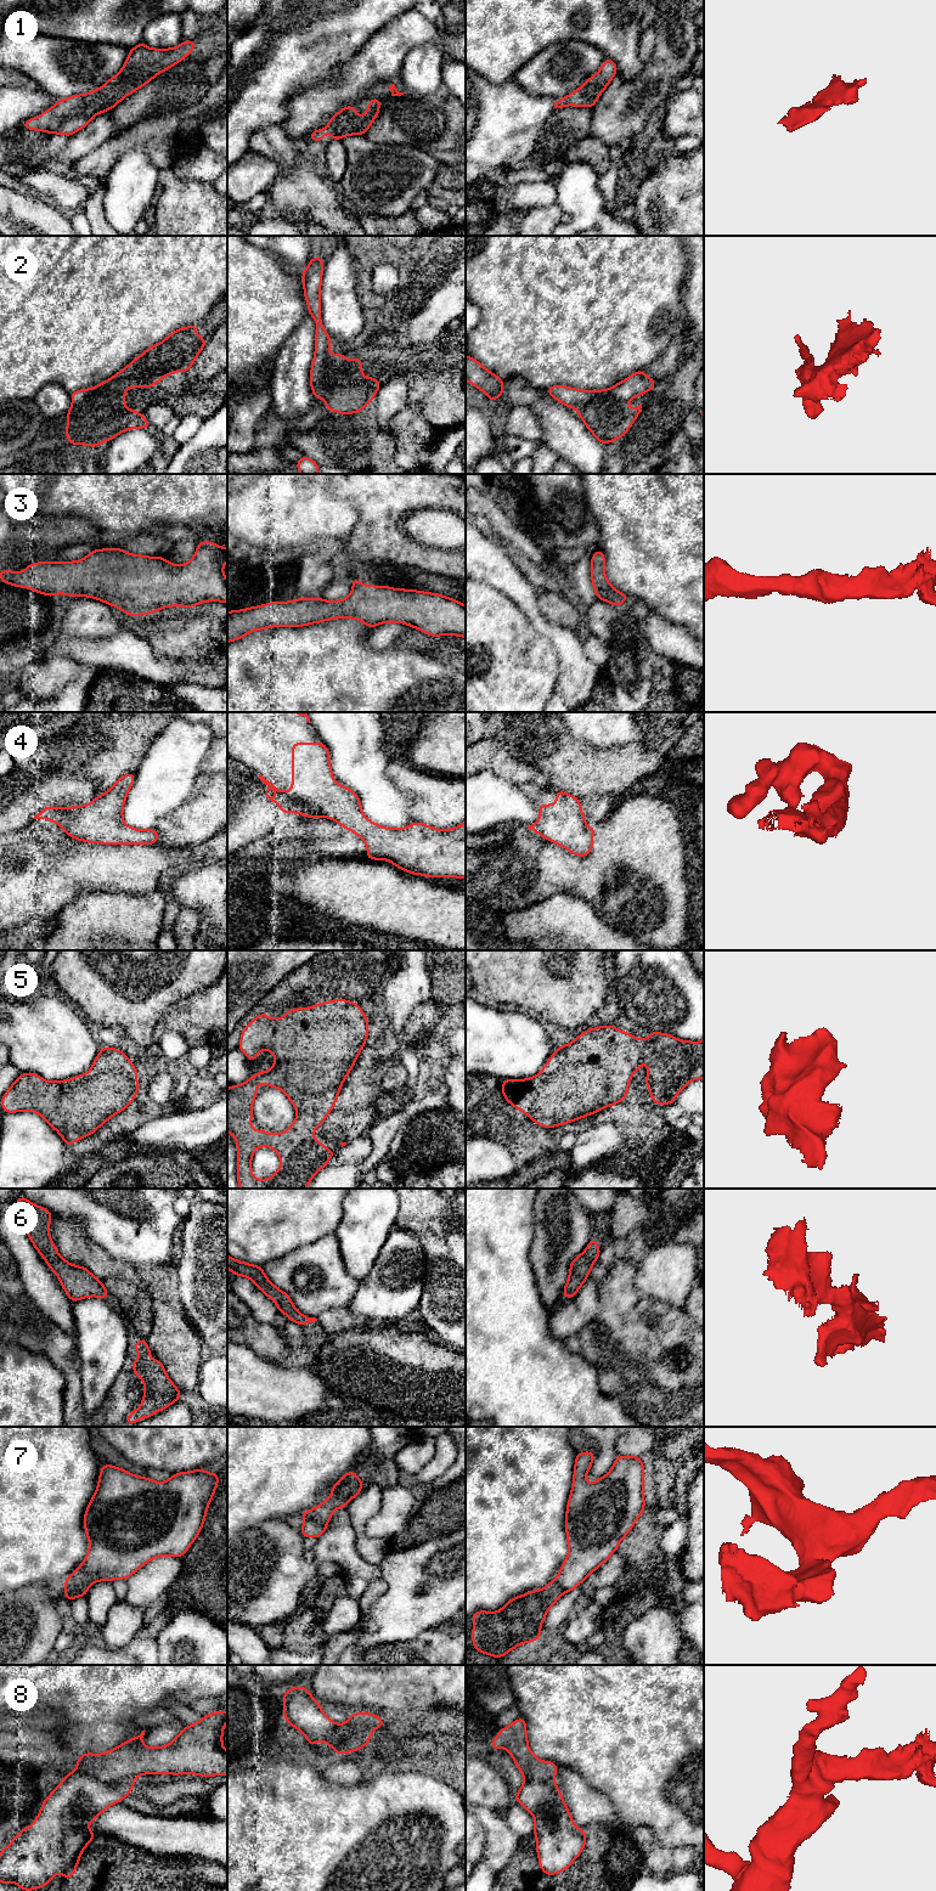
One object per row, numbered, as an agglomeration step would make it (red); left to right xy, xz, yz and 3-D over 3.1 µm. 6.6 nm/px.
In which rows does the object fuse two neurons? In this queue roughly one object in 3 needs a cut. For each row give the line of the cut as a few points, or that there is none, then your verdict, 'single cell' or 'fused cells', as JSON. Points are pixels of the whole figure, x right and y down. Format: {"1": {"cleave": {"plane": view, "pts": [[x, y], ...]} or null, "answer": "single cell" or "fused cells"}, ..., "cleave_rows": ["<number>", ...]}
{"1": {"cleave": null, "answer": "single cell"}, "2": {"cleave": {"plane": "yz", "pts": [[625, 400], [610, 398], [595, 399], [578, 410]]}, "answer": "fused cells"}, "3": {"cleave": null, "answer": "single cell"}, "4": {"cleave": null, "answer": "single cell"}, "5": {"cleave": null, "answer": "single cell"}, "6": {"cleave": null, "answer": "single cell"}, "7": {"cleave": {"plane": "xy", "pts": [[90, 1582], [66, 1588]]}, "answer": "fused cells"}, "8": {"cleave": {"plane": "xy", "pts": [[75, 1771], [88, 1773], [107, 1783], [131, 1783]]}, "answer": "fused cells"}, "cleave_rows": ["2", "7", "8"]}

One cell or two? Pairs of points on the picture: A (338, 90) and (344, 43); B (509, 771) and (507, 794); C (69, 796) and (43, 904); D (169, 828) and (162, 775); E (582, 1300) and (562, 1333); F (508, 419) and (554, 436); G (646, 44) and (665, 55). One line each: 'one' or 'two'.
A: two
B: two
C: two
D: two
E: one
F: two
G: two

